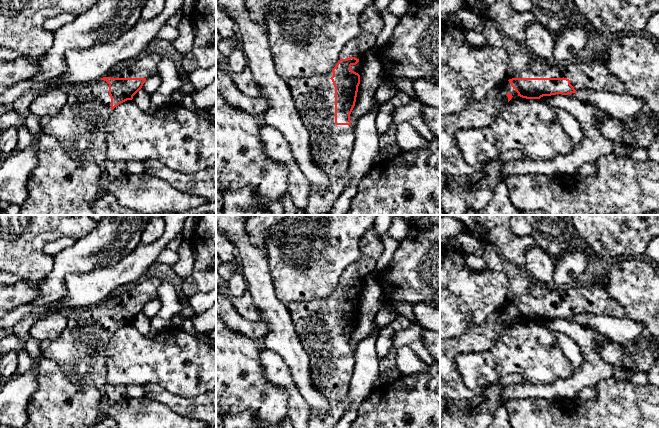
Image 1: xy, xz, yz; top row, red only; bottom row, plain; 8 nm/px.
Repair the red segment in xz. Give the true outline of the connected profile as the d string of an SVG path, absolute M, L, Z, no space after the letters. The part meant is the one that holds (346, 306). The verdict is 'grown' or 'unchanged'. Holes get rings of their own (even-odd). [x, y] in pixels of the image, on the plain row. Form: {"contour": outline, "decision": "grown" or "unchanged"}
{"contour": "M374 228L368 230L360 239L359 249L361 256L344 270L340 284L330 296L309 302L286 303L295 331L309 356L313 384L328 399L330 406L326 415L318 415L311 410L308 428L334 428L349 408L350 382L356 363L350 338L355 330L360 308L360 299L352 295L351 290L356 289L368 274L373 273L383 254L383 243Z", "decision": "grown"}

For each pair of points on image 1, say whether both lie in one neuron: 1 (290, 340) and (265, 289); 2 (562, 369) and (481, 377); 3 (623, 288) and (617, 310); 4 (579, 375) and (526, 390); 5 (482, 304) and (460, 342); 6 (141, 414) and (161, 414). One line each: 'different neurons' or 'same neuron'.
1: same neuron
2: same neuron
3: different neurons
4: same neuron
5: different neurons
6: same neuron

